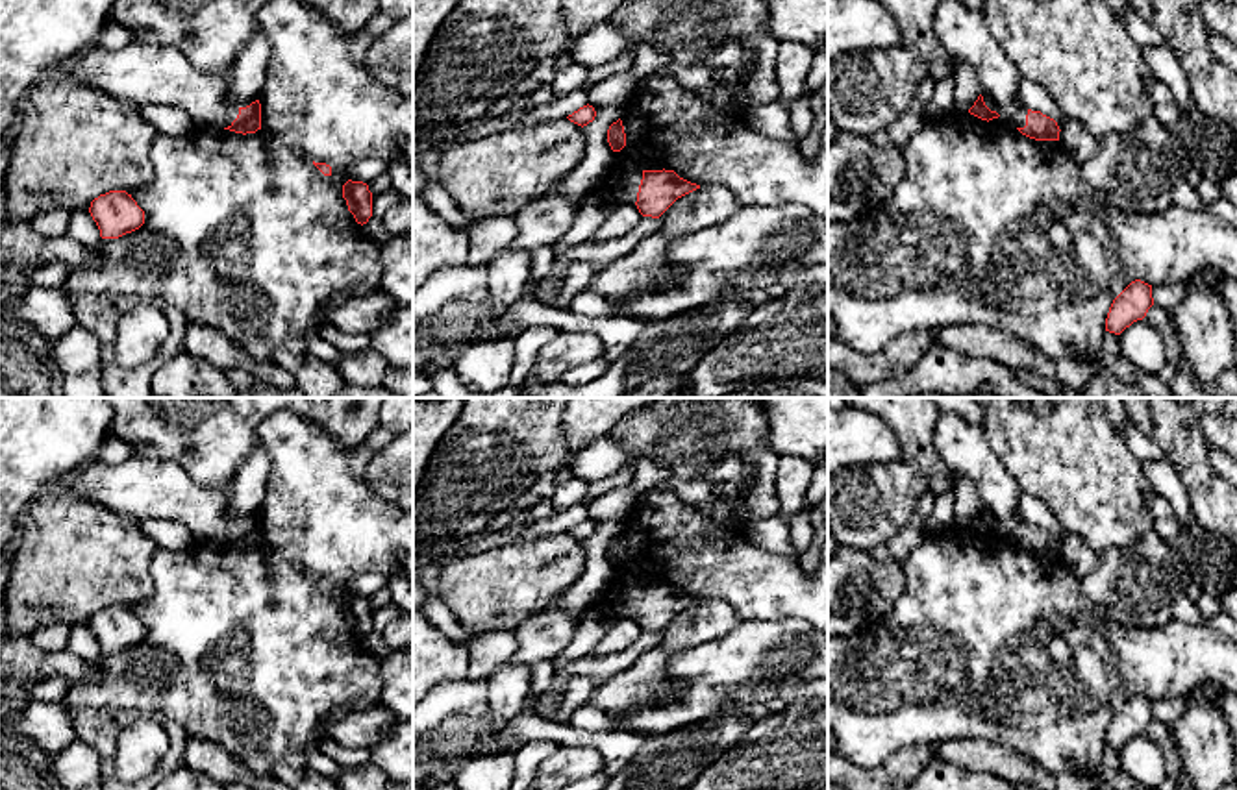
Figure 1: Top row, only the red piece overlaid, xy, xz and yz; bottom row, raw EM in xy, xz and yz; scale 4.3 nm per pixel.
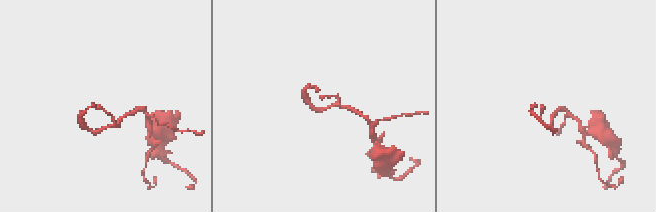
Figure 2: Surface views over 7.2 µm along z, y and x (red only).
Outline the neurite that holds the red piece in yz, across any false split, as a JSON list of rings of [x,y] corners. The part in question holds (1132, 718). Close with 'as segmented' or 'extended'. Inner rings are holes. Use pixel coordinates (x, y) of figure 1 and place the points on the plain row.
[[[1135,694],[1111,718],[1106,746],[1120,749],[1133,736],[1143,734],[1154,720],[1152,699]]] | as segmented

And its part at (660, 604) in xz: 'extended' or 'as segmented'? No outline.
extended

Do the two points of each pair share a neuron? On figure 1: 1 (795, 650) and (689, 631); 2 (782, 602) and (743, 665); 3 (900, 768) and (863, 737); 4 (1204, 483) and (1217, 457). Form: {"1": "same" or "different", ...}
{"1": "different", "2": "different", "3": "different", "4": "different"}

